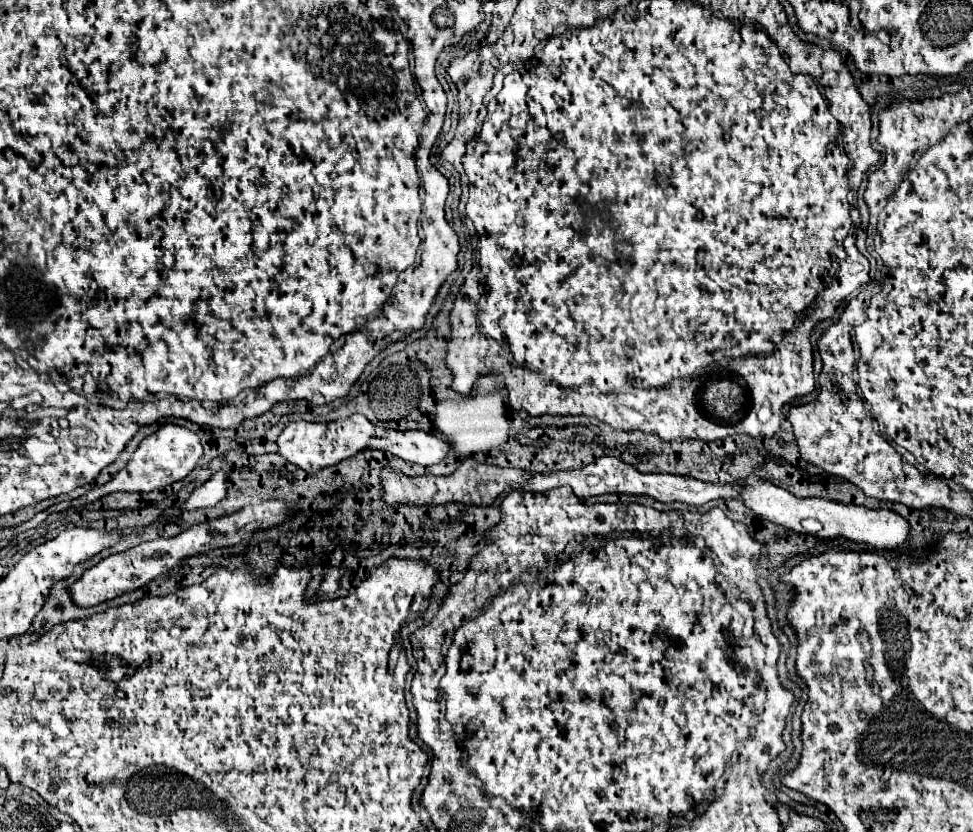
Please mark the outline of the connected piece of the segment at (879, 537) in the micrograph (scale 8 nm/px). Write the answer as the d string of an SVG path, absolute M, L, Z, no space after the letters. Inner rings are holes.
M745 478L743 482L743 494L741 500L747 508L751 508L757 516L781 524L793 532L803 532L803 534L813 534L819 538L843 538L843 540L851 540L851 542L861 542L873 548L881 548L881 550L897 550L899 546L905 544L905 540L909 540L909 532L911 526L909 522L899 516L893 510L871 510L865 506L857 506L857 504L841 504L841 502L831 502L831 500L823 500L823 498L797 498L793 494L789 494L785 488L779 488L767 480L759 480L759 478Z

